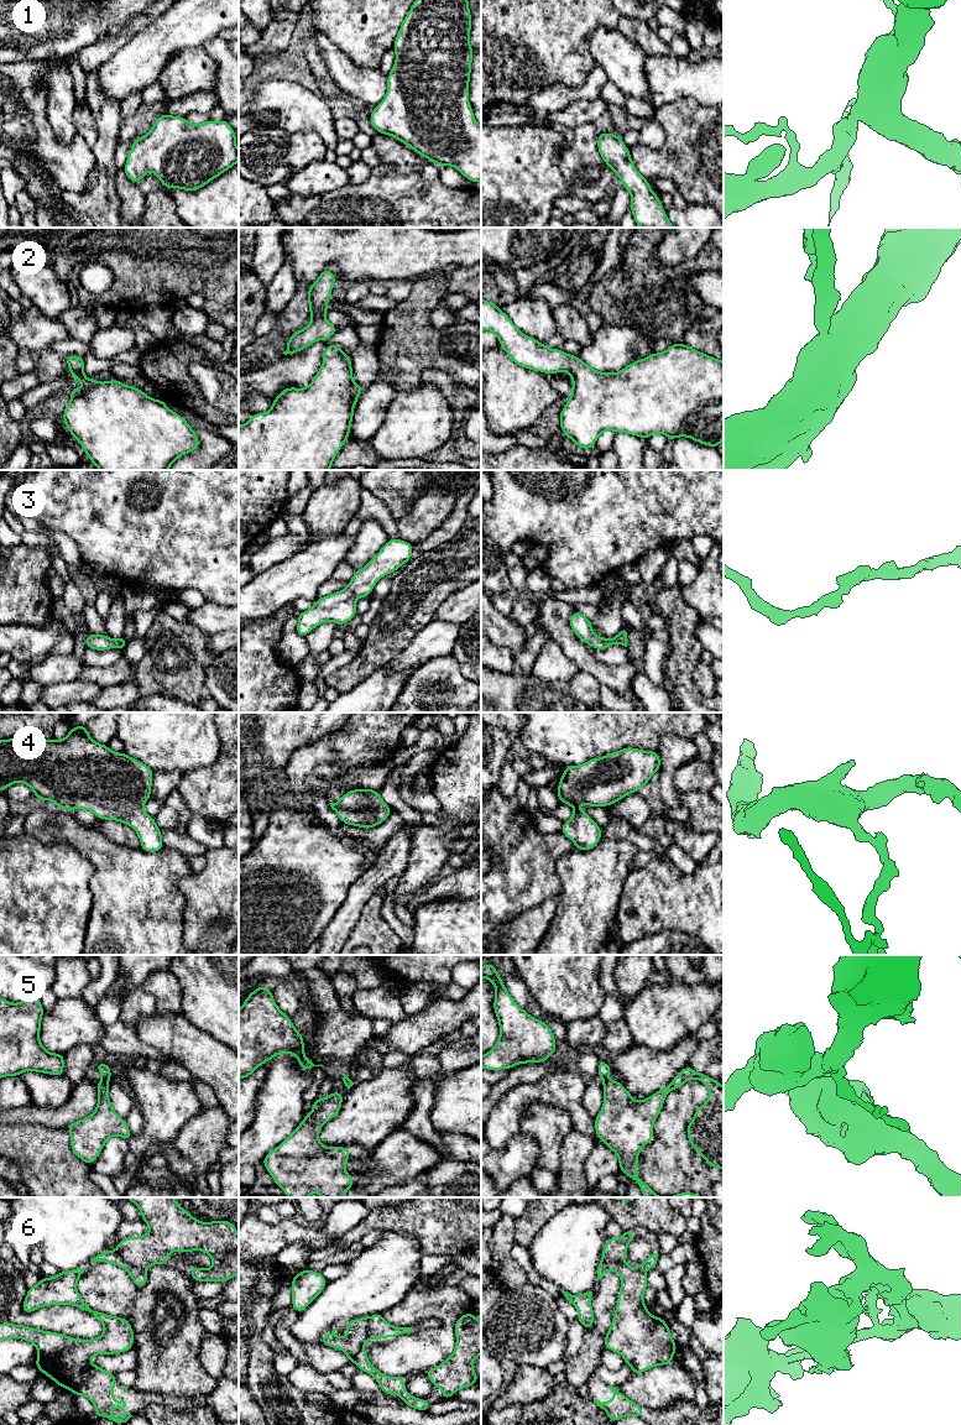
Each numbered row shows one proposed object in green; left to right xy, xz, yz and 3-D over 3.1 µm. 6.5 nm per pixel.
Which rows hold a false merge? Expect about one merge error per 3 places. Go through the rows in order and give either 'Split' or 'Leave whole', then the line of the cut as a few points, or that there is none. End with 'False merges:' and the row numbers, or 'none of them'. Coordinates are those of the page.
1: Leave whole. No split
2: Leave whole. No split
3: Leave whole. No split
4: Leave whole. No split
5: Split. Split along xy (103, 1078), (108, 1080)
6: Split. Split along xy (115, 1249), (129, 1264), (145, 1269)
False merges: 5, 6

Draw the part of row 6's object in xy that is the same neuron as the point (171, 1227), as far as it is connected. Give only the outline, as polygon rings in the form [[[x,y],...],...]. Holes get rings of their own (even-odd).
[[[125,1197],[141,1212],[150,1227],[145,1236],[126,1237],[116,1252],[135,1268],[168,1264],[169,1252],[203,1251],[213,1260],[210,1269],[192,1267],[195,1282],[228,1282],[239,1274],[239,1235],[228,1220],[200,1222],[173,1197]]]

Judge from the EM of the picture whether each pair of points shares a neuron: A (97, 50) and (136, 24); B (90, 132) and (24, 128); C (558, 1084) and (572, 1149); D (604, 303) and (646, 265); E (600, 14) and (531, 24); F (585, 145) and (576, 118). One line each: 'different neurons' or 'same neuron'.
A: same neuron
B: different neurons
C: different neurons
D: same neuron
E: same neuron
F: different neurons

